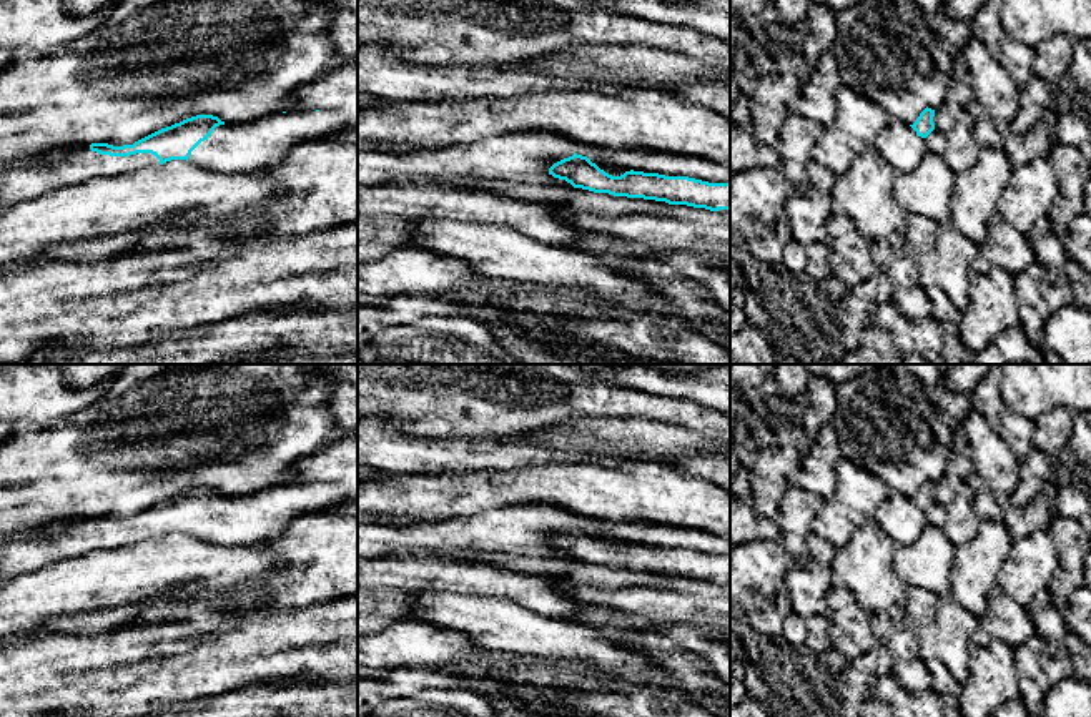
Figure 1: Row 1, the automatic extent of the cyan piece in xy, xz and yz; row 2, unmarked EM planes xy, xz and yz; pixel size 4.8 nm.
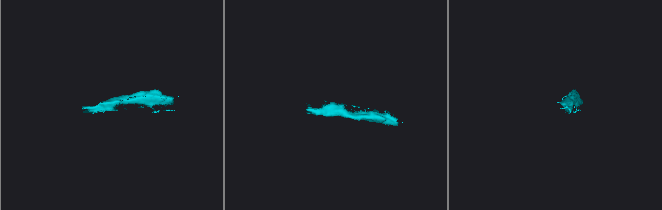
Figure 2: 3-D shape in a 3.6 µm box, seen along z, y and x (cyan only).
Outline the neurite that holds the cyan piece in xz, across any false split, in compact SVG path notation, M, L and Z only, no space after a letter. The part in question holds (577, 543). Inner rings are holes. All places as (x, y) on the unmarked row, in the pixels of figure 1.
M642 522L609 524L607 534L625 546L612 549L574 526L554 536L549 547L594 566L705 581L730 591L730 541L725 537Z

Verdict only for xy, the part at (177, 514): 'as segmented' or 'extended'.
extended

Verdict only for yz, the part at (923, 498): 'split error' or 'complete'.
split error

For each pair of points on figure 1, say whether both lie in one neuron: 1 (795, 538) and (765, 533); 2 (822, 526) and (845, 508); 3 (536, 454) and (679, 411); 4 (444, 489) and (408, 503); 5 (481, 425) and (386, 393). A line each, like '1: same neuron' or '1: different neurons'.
1: different neurons
2: same neuron
3: different neurons
4: same neuron
5: same neuron

